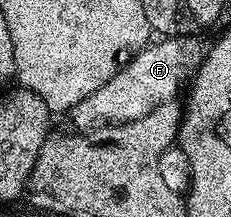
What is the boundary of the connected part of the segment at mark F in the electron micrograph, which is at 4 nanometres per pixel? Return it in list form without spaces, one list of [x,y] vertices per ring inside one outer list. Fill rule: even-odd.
[[[195,35],[185,37],[163,37],[162,39],[152,40],[143,46],[138,53],[132,56],[108,81],[104,81],[102,87],[93,91],[88,97],[78,98],[69,110],[69,118],[76,125],[76,130],[91,131],[87,129],[99,129],[104,125],[123,125],[127,121],[136,121],[149,111],[166,106],[170,97],[175,97],[179,93],[179,88],[186,86],[194,78],[202,65],[205,56],[205,45],[199,42],[200,38]]]

